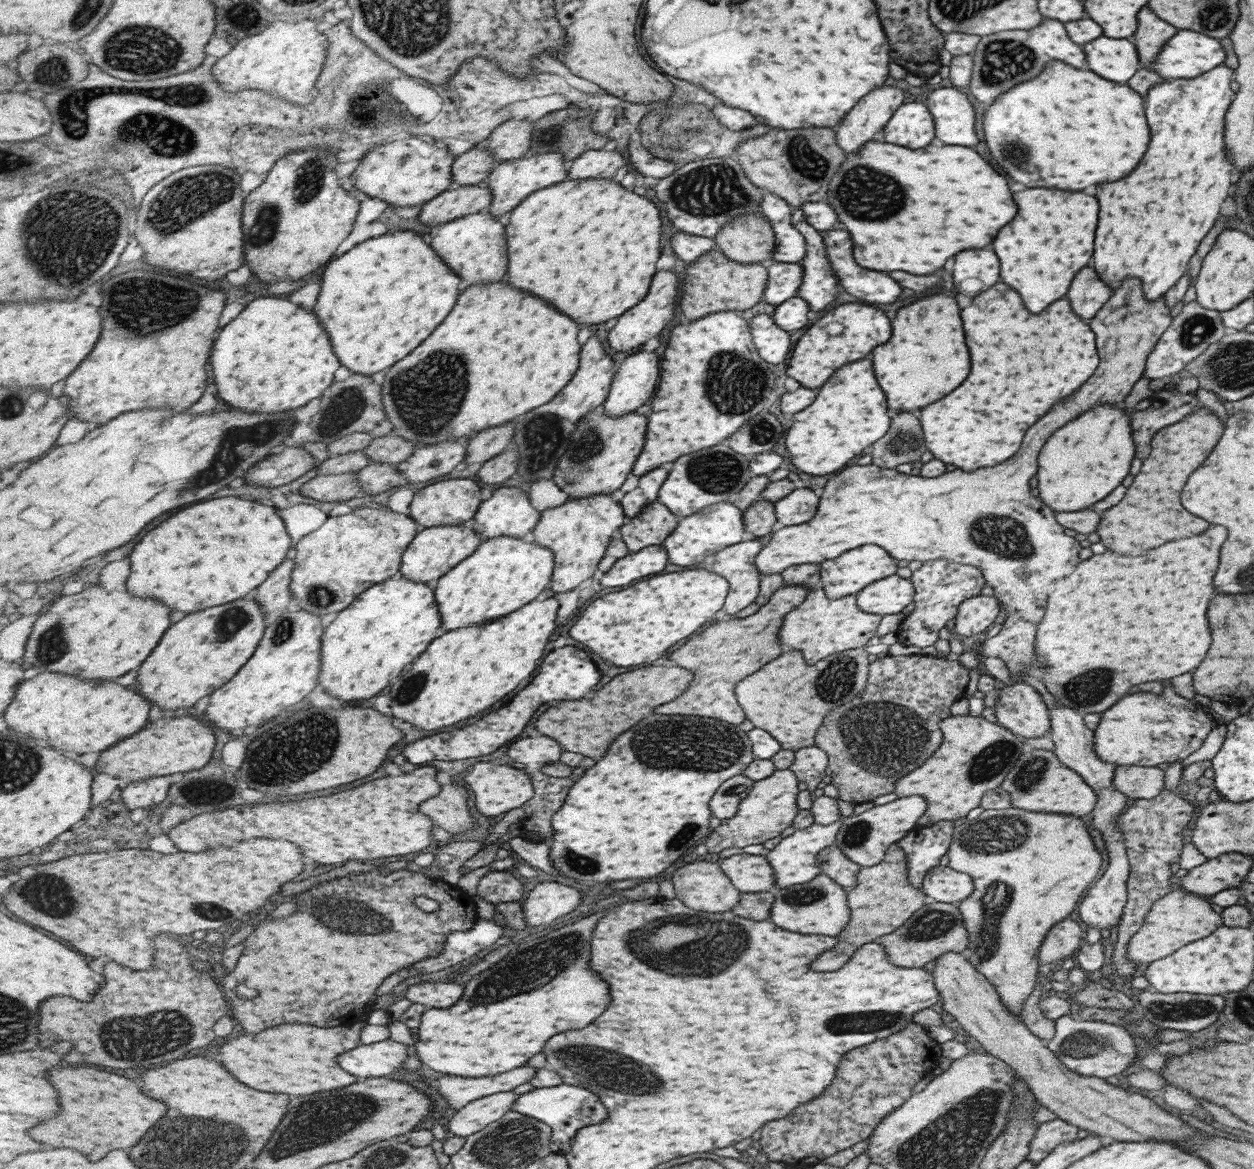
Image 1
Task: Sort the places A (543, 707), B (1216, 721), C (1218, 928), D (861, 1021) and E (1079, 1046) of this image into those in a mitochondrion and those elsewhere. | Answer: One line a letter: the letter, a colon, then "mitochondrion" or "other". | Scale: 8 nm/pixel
A: other
B: other
C: other
D: mitochondrion
E: mitochondrion

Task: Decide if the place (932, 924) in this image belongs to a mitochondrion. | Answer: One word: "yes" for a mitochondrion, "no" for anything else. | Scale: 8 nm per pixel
yes

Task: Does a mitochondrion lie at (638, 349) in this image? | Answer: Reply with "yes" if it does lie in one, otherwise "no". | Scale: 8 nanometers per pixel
no

